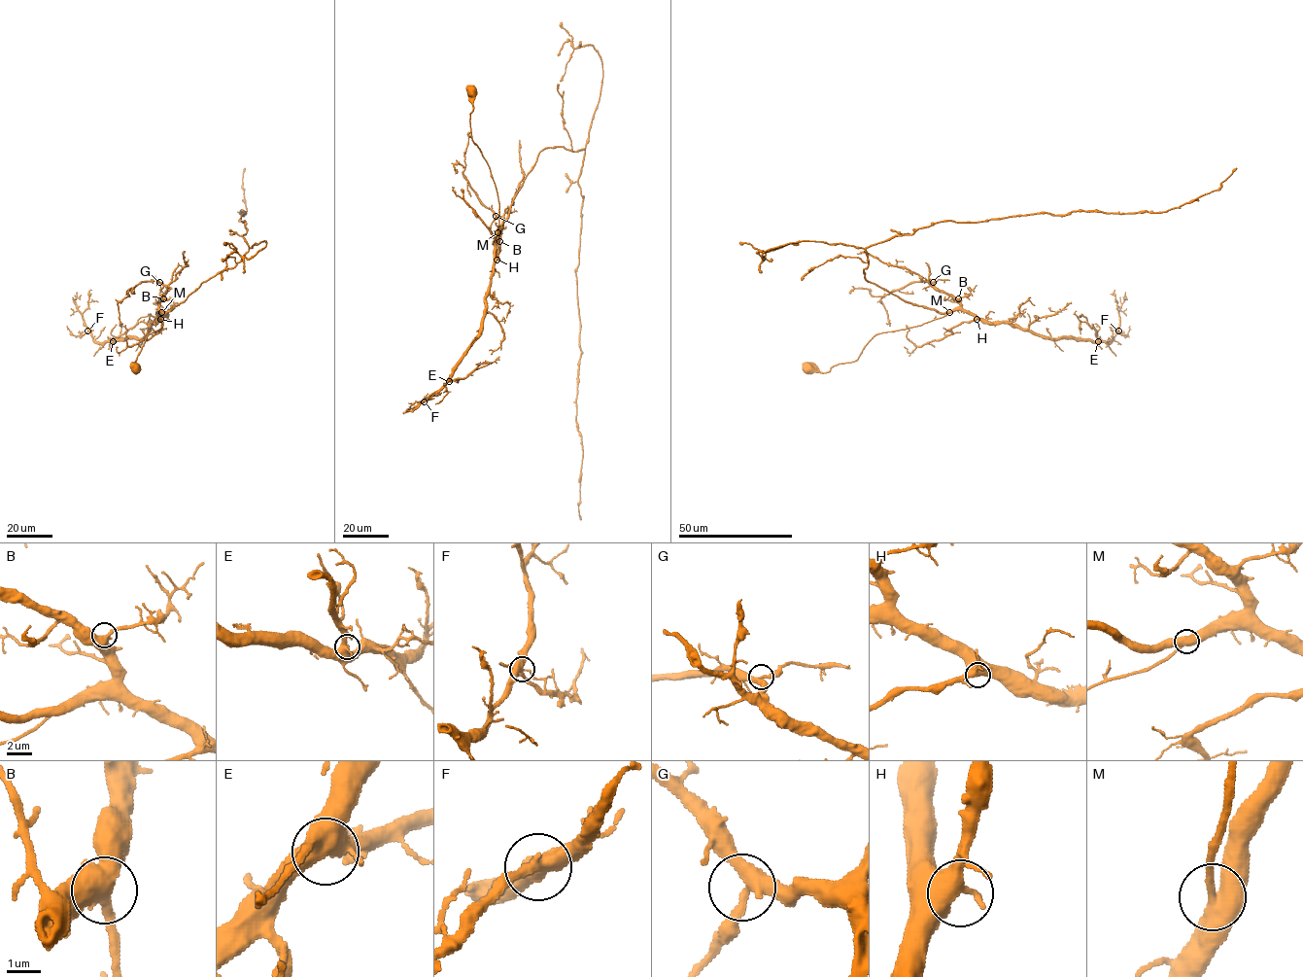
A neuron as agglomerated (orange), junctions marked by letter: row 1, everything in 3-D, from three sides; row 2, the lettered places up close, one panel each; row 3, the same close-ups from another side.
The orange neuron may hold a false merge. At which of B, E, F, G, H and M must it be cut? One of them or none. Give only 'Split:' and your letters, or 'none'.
Split: none

